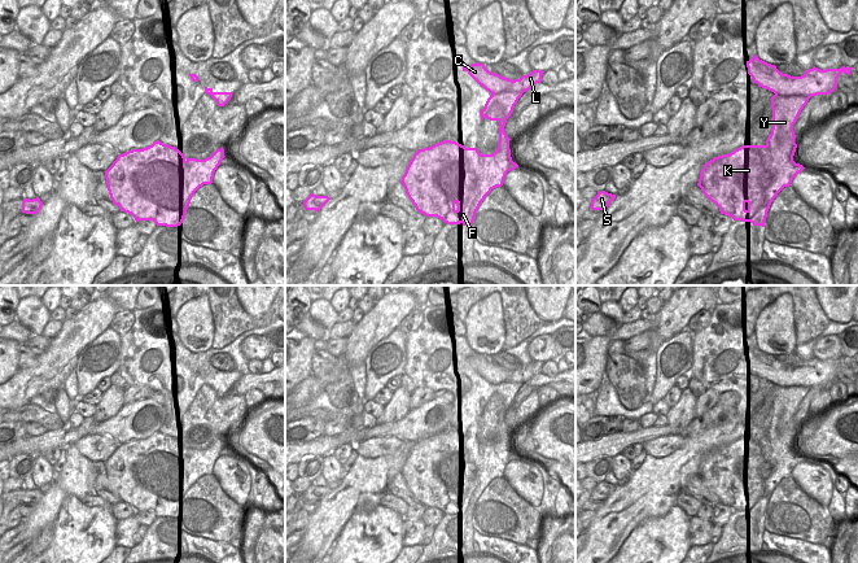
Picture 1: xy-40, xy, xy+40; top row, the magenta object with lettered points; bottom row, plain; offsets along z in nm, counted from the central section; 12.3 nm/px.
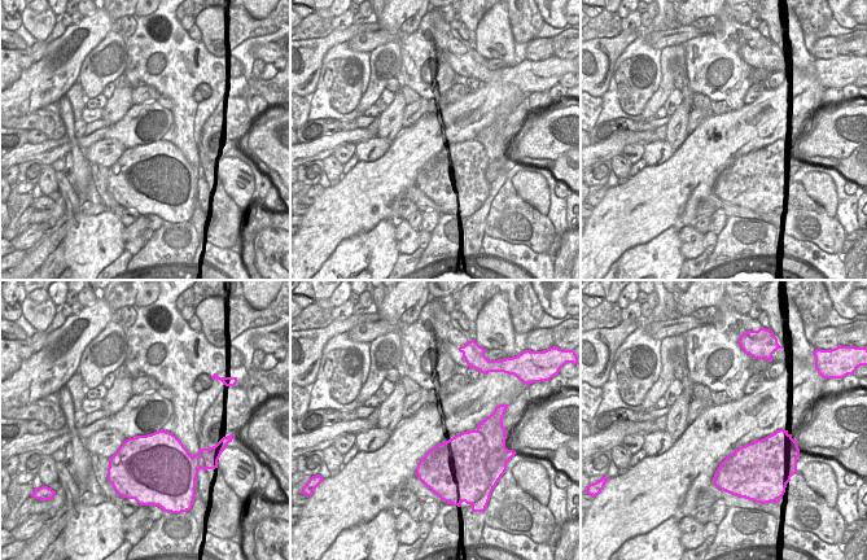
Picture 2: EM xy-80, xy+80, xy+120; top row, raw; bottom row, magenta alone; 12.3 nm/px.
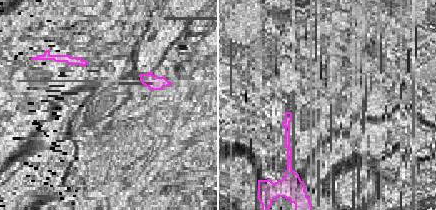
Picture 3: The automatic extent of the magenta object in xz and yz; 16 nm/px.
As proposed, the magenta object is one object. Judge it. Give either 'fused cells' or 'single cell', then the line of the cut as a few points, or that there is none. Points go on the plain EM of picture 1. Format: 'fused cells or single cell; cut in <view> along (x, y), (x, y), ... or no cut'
fused cells; cut in xy+40 along (775, 384), (806, 385), (809, 388)

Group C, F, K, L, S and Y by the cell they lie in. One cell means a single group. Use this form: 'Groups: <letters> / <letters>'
Groups: C L / F K S Y

